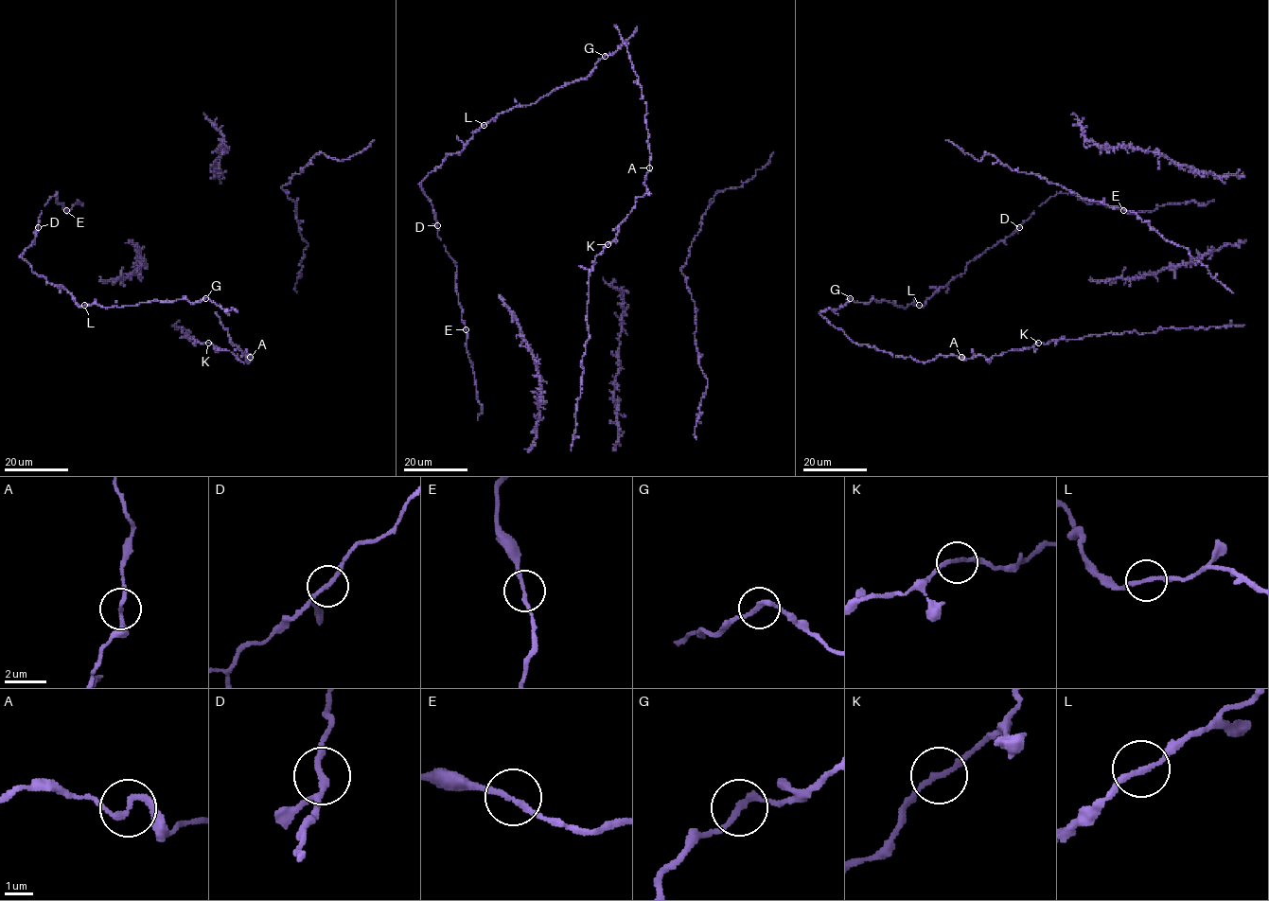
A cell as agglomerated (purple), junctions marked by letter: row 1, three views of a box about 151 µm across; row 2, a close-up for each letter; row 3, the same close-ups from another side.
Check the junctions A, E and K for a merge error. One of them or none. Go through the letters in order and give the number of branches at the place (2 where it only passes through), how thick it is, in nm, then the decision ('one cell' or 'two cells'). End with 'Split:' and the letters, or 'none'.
A: branches 2; calibre 180 nm; one cell
E: branches 2; calibre 180 nm; one cell
K: branches 2; calibre 180 nm; one cell
Split: none

